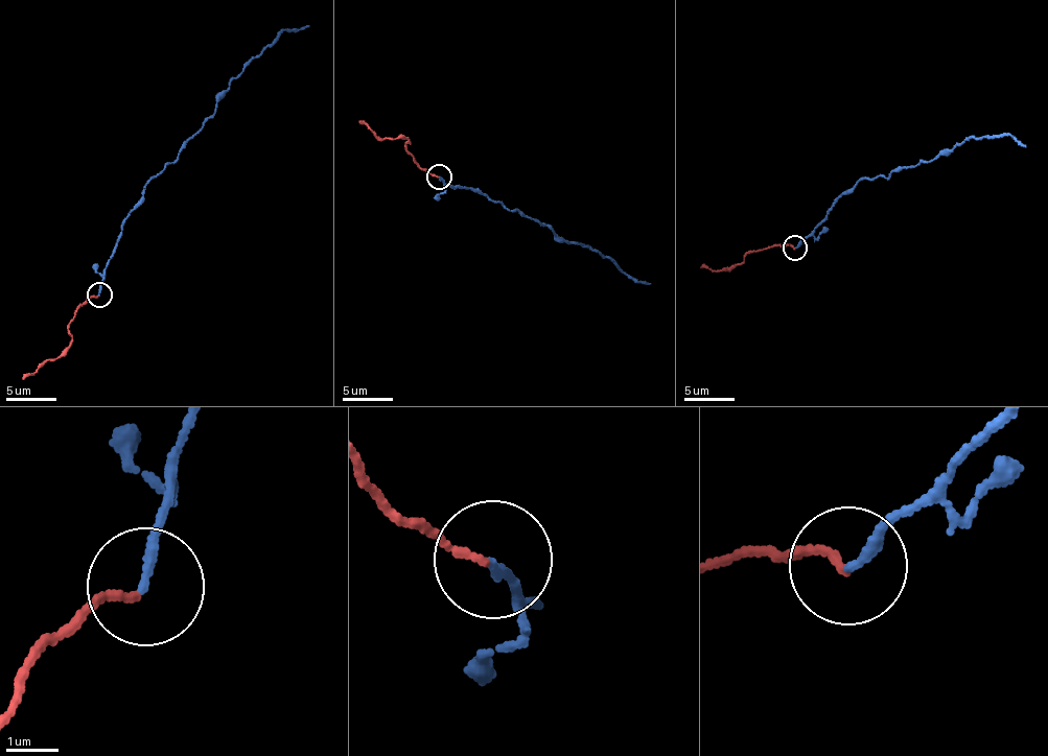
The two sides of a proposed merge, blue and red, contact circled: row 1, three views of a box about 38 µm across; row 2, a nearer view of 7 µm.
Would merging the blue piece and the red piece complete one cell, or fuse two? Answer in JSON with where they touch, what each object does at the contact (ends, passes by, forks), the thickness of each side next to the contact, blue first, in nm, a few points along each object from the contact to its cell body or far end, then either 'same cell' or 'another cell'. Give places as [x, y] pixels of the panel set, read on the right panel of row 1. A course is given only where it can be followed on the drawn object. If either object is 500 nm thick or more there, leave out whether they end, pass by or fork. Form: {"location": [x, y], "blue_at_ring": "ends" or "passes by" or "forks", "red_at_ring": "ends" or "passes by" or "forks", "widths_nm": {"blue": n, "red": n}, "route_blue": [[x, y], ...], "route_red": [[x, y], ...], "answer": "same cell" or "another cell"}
{"location": [795, 247], "blue_at_ring": "ends", "red_at_ring": "ends", "widths_nm": {"blue": 180, "red": 130}, "route_blue": [[794, 247], [823, 221], [834, 199], [865, 178], [885, 179], [972, 138], [1005, 135], [1026, 145]], "route_red": [[794, 247], [785, 243], [748, 253], [728, 270], [727, 266], [719, 270], [700, 268]], "answer": "same cell"}

